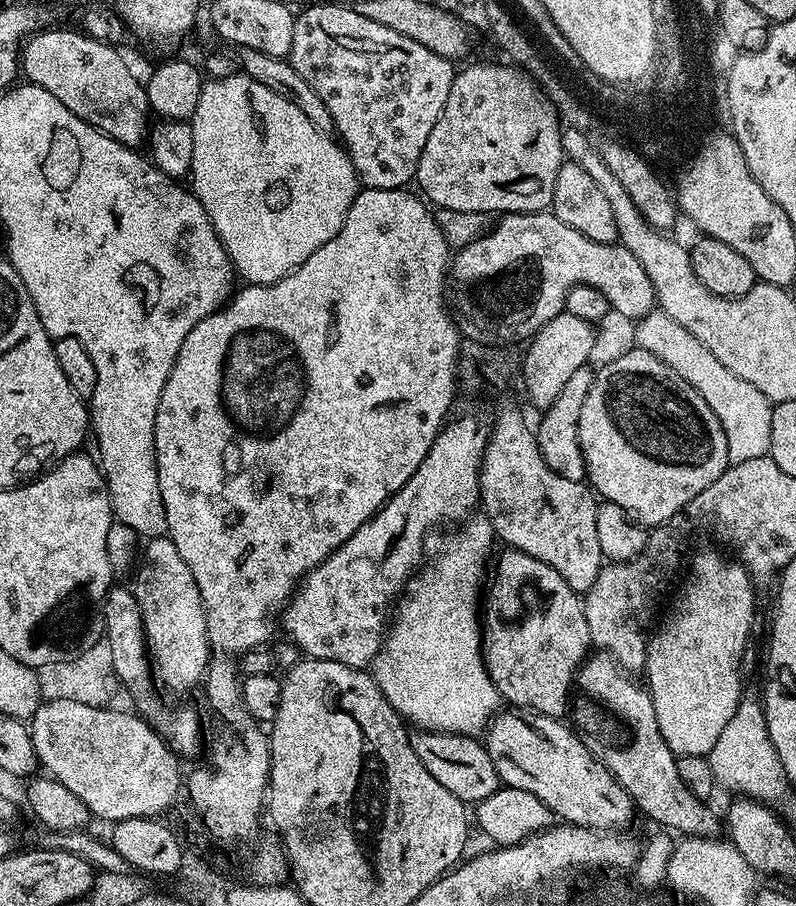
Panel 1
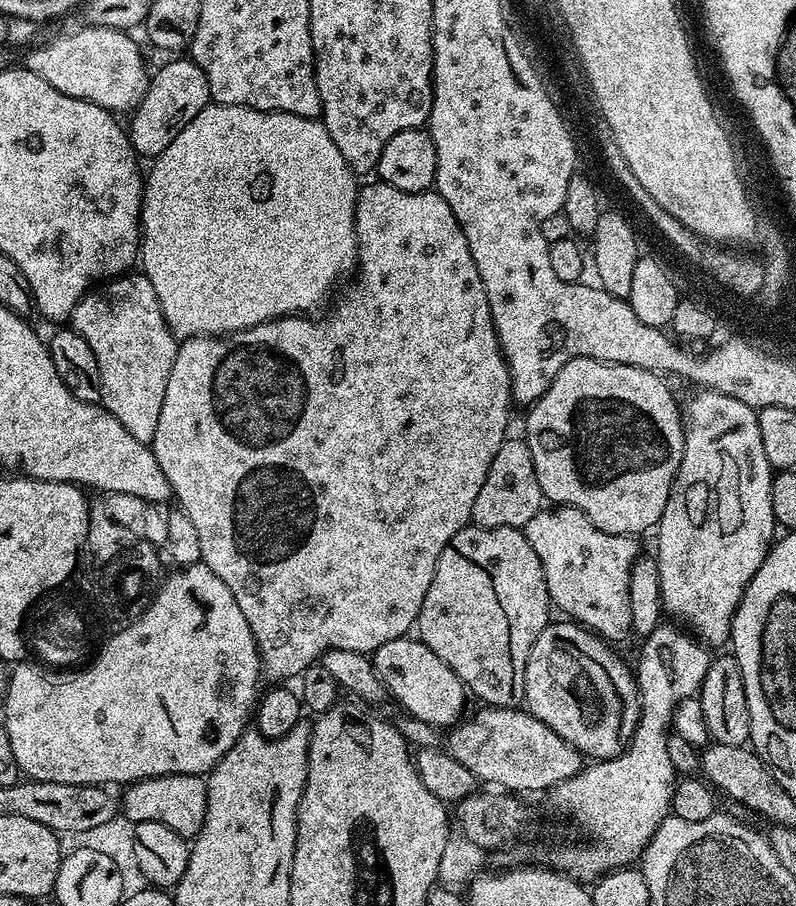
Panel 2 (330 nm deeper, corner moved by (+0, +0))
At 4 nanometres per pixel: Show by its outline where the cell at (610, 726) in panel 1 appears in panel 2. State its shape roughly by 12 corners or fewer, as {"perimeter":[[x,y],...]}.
{"perimeter":[[579,622],[530,650],[524,704],[592,762],[622,751],[634,676]]}

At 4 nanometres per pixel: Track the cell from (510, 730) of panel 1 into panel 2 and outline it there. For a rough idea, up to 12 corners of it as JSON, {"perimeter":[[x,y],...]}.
{"perimeter":[[419,638],[375,645],[385,693],[437,730],[465,715],[464,683]]}

